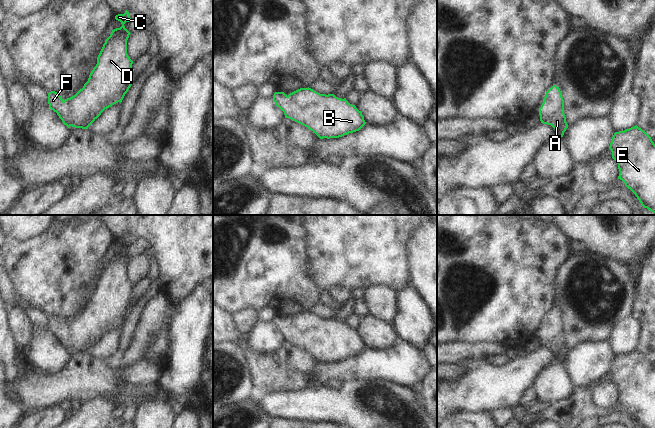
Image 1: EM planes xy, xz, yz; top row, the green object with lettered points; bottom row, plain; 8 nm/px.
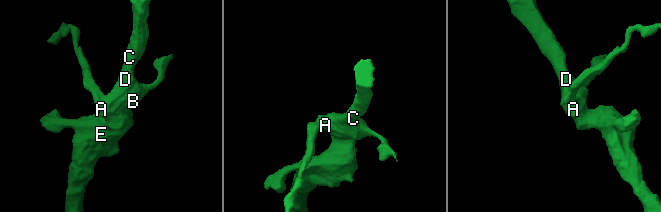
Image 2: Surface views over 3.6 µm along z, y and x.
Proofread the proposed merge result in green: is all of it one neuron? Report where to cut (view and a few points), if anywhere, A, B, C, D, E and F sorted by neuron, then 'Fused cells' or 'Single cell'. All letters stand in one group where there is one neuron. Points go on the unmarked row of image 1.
No split. Groups: A B C D E F. Single cell

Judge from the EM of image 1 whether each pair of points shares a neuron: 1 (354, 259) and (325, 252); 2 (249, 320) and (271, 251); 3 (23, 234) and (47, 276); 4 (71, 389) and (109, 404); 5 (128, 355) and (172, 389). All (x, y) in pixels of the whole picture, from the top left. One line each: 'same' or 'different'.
1: same
2: different
3: different
4: different
5: different

